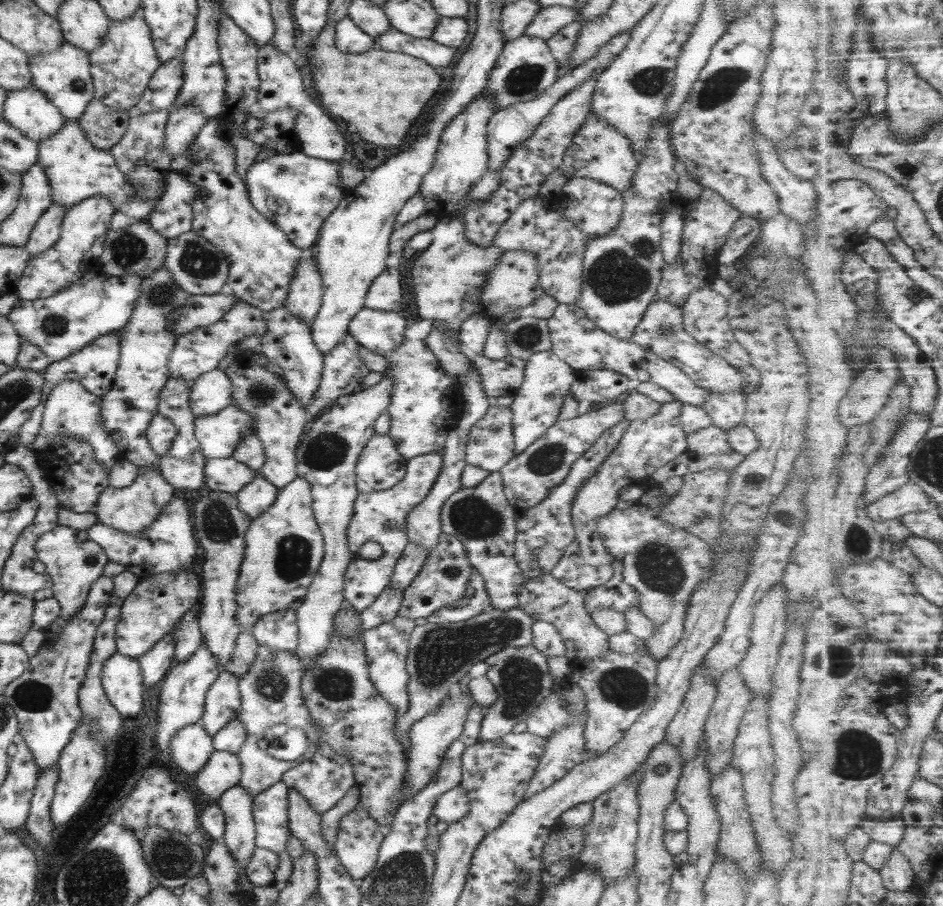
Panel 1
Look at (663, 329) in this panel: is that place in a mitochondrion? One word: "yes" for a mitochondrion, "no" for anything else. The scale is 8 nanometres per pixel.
yes

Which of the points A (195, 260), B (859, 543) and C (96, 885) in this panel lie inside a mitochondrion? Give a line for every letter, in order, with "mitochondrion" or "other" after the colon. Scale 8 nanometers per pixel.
A: mitochondrion
B: mitochondrion
C: mitochondrion

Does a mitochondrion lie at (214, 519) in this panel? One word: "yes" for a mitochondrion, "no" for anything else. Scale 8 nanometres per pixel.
yes

